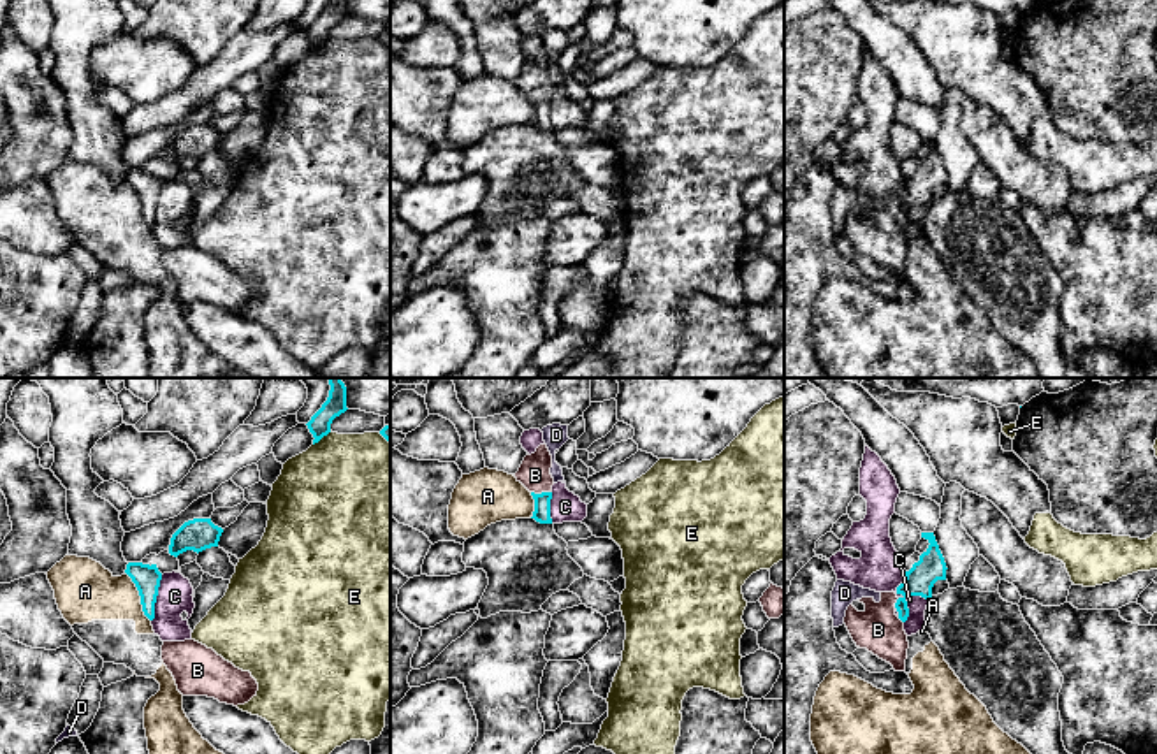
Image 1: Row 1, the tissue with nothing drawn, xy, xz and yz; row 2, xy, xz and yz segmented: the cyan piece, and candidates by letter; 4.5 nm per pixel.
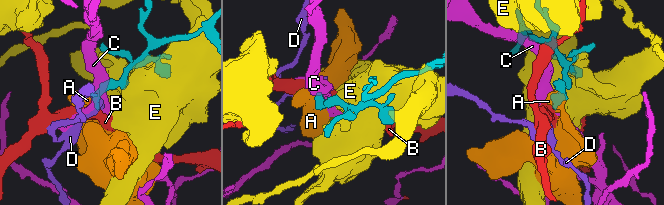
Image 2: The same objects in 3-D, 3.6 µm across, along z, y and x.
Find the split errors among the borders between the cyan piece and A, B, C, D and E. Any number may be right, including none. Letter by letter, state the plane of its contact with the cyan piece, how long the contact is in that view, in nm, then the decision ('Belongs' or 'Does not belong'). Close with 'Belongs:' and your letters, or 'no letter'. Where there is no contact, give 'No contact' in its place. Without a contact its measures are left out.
A: Touches cyan in xy. Shared border 260 nm. Does not belong
B: Touches cyan in xz. Shared border 100 nm. Belongs
C: Touches cyan in yz. Shared border 240 nm. Does not belong
D: Touches cyan in yz. Shared border 50 nm. Does not belong
E: Touches cyan in xy. Shared border 110 nm. Does not belong
Belongs: B

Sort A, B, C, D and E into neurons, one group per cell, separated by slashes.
A / B / C / D / E

